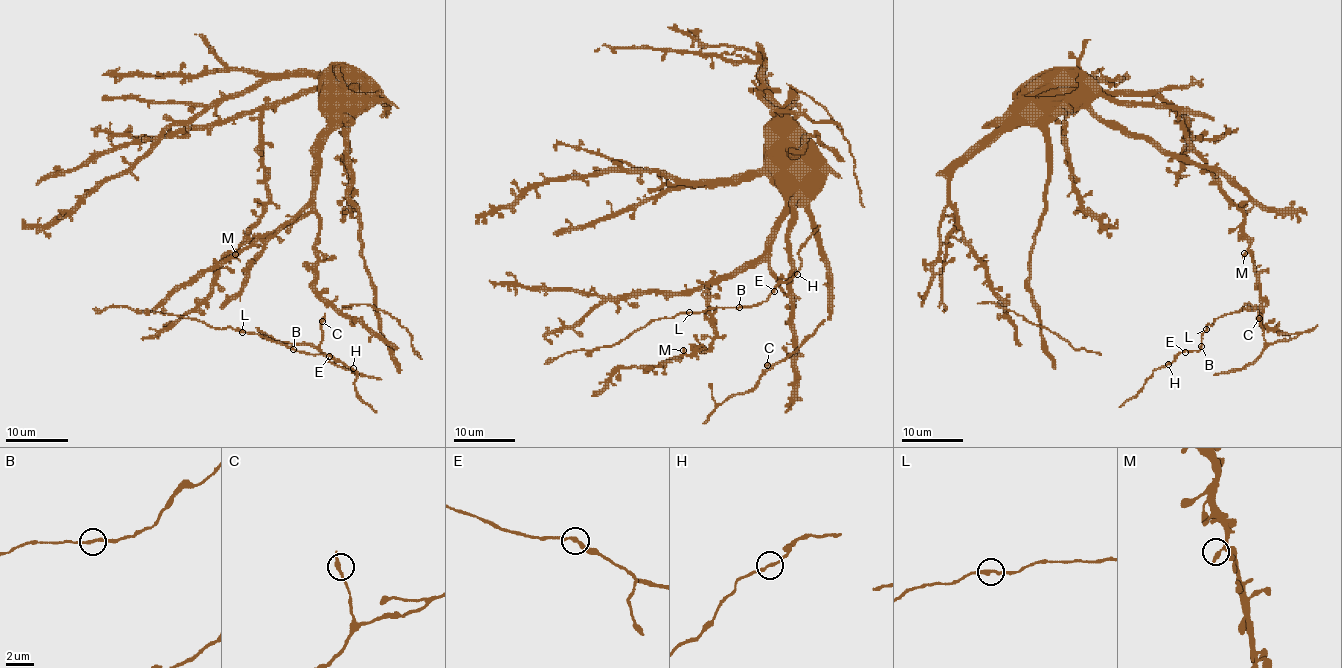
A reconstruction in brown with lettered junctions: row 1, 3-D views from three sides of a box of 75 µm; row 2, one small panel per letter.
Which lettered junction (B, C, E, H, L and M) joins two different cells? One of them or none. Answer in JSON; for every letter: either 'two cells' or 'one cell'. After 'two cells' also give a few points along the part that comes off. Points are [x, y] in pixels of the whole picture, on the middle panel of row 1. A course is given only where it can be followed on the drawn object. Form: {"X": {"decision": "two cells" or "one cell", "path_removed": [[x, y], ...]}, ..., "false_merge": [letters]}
{"B": {"decision": "one cell"}, "C": {"decision": "one cell"}, "E": {"decision": "one cell"}, "H": {"decision": "one cell"}, "L": {"decision": "one cell"}, "M": {"decision": "one cell"}, "false_merge": []}

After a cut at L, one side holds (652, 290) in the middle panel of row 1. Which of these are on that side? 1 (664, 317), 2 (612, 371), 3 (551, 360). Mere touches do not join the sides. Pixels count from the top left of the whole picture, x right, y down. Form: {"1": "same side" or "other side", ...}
{"1": "other side", "2": "same side", "3": "other side"}

